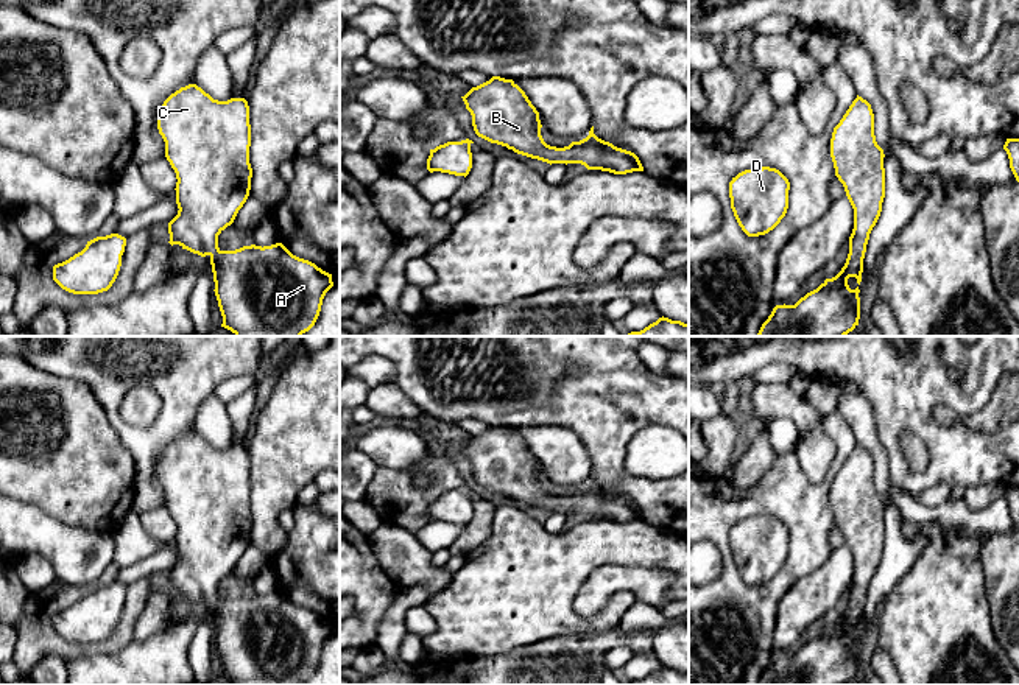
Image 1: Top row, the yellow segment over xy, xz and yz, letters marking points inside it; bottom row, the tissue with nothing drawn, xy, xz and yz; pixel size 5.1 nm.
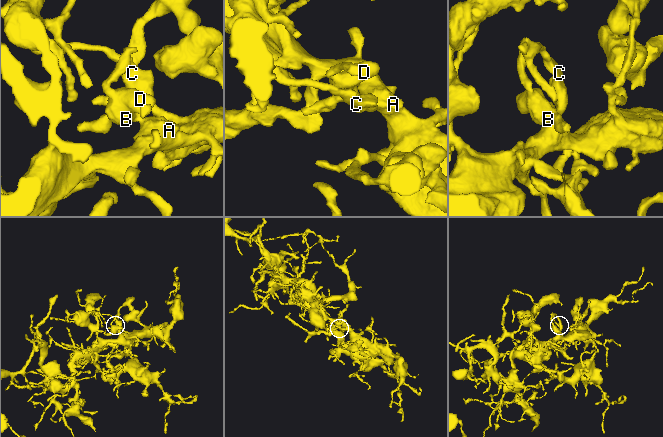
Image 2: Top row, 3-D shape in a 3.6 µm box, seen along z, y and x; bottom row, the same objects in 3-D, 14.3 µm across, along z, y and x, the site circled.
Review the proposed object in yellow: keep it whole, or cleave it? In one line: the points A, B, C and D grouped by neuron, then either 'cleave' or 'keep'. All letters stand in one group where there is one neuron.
A B C D | keep

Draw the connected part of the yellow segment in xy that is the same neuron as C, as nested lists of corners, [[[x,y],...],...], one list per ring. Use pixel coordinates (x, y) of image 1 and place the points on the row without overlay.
[[[189,433],[159,456],[157,478],[178,528],[175,539],[179,559],[168,571],[168,592],[210,606],[221,676],[235,685],[301,685],[309,680],[319,665],[326,641],[333,635],[332,623],[293,604],[282,592],[235,599],[218,596],[218,584],[234,571],[251,539],[248,450],[218,450],[196,433]]]

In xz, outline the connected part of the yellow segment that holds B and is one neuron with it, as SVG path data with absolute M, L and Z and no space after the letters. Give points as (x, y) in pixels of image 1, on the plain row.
M492 425L489 430L472 436L461 445L466 458L472 464L472 475L478 486L506 495L517 503L538 508L547 512L581 512L587 518L601 518L614 523L626 523L633 520L643 520L639 506L626 498L617 497L609 490L598 487L594 483L594 475L589 484L580 490L572 490L569 495L556 497L544 490L541 484L539 461L531 453L525 441L513 430L500 425Z

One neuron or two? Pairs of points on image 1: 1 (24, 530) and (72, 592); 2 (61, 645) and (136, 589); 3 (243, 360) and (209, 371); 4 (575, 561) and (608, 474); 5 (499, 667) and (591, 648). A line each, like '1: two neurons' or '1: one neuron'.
1: two neurons
2: one neuron
3: one neuron
4: two neurons
5: one neuron

